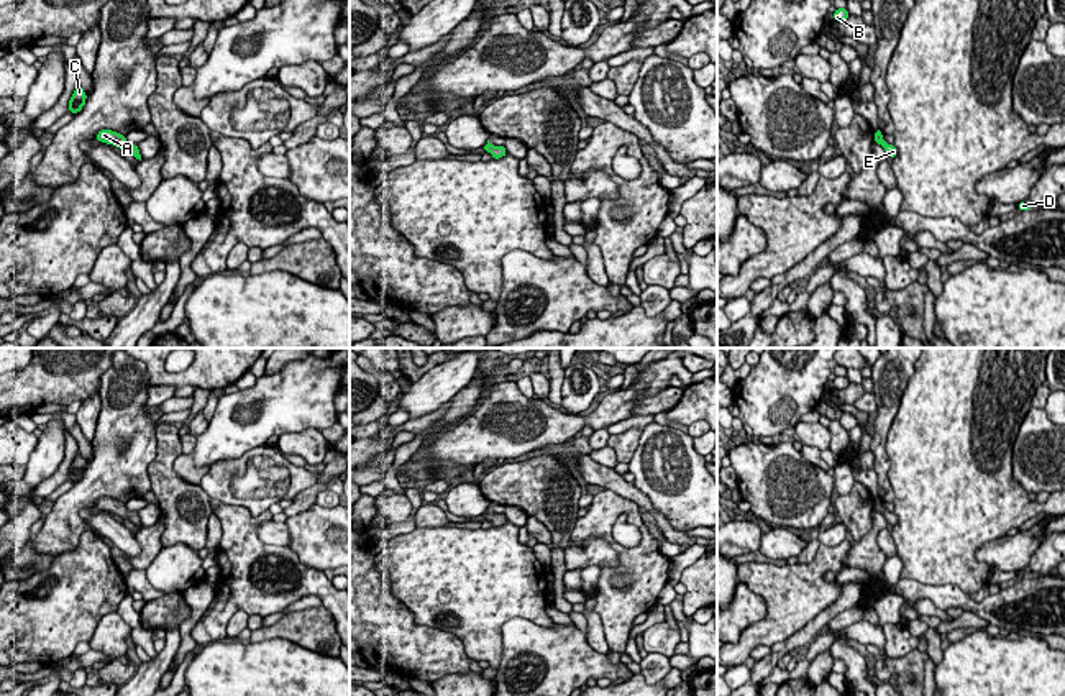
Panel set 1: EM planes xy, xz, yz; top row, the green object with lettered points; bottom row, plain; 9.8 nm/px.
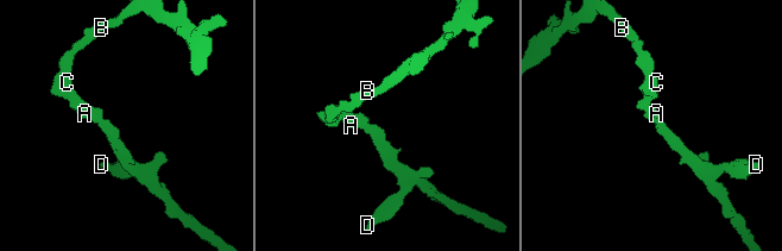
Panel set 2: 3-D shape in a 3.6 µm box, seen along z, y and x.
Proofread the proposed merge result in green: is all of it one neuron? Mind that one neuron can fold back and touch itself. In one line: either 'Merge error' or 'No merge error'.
No merge error

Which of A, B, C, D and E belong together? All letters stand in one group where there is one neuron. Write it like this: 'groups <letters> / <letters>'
groups A B C D E

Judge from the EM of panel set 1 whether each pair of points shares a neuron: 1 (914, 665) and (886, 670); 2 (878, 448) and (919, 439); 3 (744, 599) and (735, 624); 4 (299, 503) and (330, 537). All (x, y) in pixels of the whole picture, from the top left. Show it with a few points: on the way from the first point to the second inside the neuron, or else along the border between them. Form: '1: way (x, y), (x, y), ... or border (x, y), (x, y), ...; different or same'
1: way (908, 667), (893, 667); same
2: border (896, 409), (886, 440), (890, 485); different
3: way (744, 606), (737, 618); same
4: border (315, 503), (287, 517); different

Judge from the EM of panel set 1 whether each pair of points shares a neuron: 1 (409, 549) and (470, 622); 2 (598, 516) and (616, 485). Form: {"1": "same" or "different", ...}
{"1": "same", "2": "different"}

